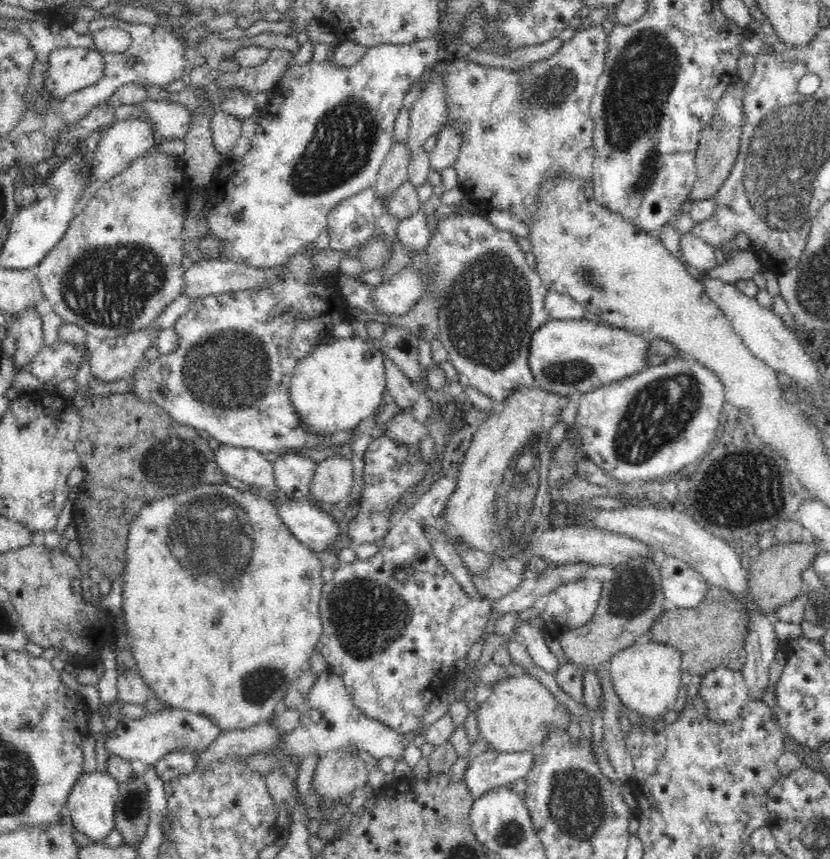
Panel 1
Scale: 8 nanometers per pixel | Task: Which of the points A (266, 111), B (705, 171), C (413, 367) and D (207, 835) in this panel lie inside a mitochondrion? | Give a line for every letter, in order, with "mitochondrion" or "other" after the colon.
A: other
B: other
C: other
D: other

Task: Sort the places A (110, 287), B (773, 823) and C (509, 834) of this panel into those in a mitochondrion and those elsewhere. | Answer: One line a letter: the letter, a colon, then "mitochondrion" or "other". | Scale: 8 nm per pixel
A: mitochondrion
B: other
C: mitochondrion

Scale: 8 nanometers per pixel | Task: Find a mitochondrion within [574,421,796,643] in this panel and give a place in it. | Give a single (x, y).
(629, 597)

